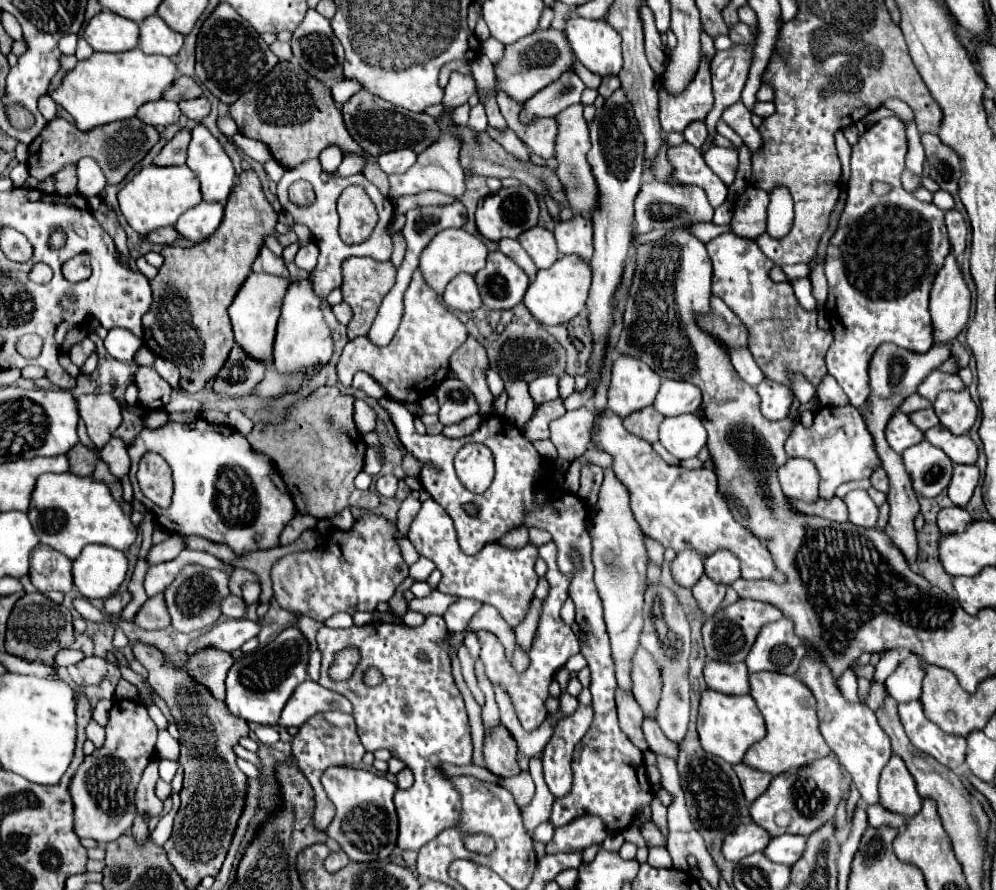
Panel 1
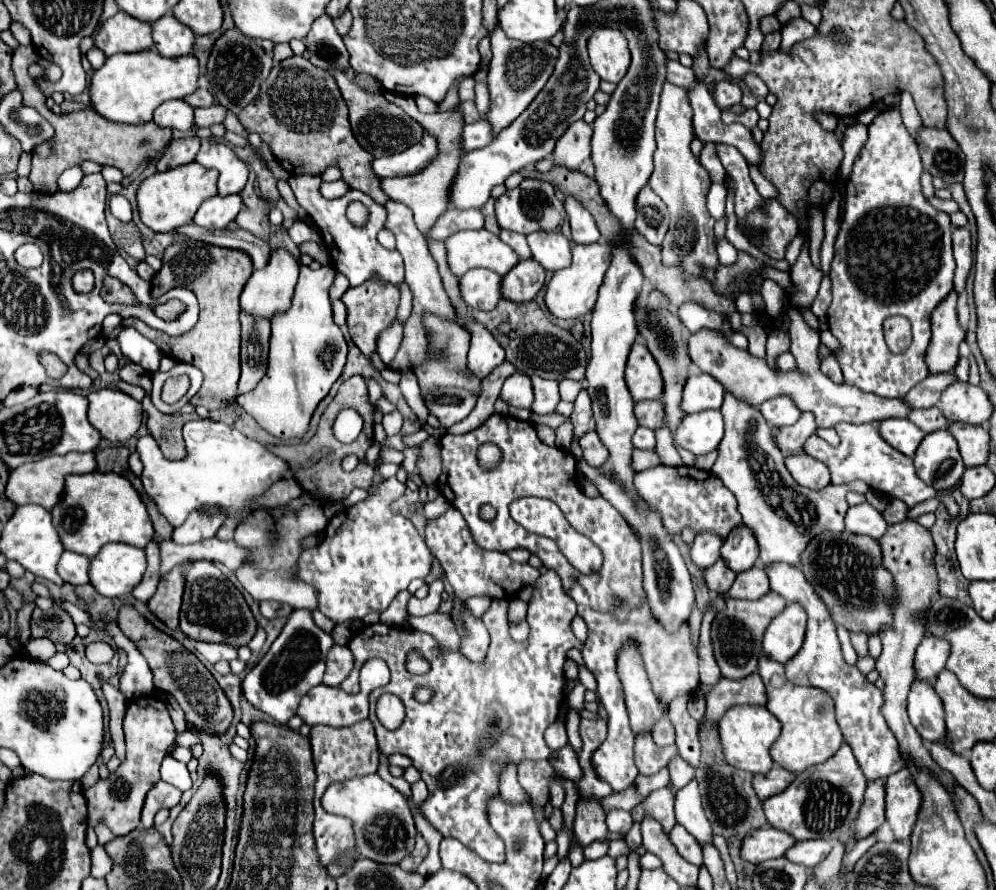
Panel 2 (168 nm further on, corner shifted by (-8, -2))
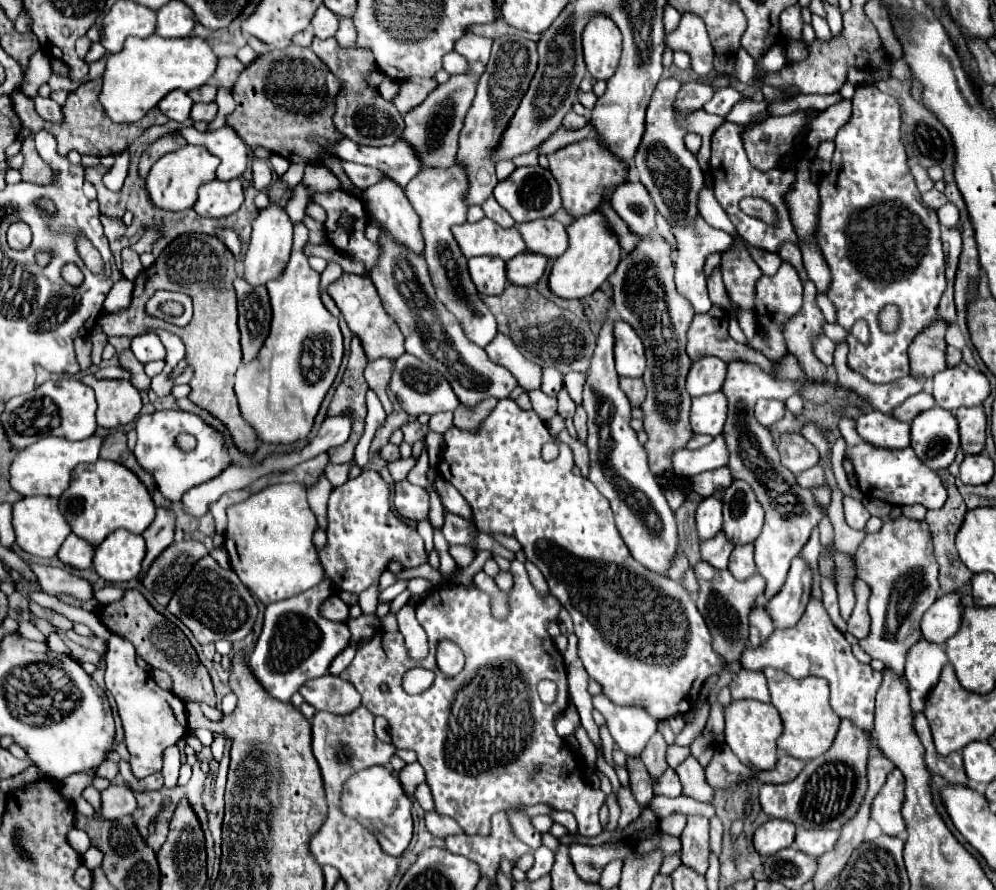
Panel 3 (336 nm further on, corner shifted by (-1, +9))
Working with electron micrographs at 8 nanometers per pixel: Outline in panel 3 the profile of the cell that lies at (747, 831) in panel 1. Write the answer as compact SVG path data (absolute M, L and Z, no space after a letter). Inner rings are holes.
M769 819L753 835L753 847L759 855L773 855L779 849L791 847L795 837L795 825L783 819Z

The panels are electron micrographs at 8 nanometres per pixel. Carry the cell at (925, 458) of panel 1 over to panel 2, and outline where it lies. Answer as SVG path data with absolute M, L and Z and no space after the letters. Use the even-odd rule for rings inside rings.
M946 428L924 436L916 450L914 464L918 476L936 490L948 490L962 478L964 472L958 442Z

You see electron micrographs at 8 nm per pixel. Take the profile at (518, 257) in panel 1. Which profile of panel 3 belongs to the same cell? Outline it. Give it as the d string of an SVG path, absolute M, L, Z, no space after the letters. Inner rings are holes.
M489 197L489 199L483 203L483 211L485 211L485 215L487 215L489 219L493 219L495 223L499 223L499 225L505 227L505 229L511 229L511 227L517 225L517 223L511 219L511 215L495 201L495 197Z

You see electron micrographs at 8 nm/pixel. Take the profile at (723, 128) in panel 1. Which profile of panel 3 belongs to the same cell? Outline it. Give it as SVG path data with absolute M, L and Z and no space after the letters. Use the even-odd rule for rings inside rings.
M725 87L725 89L717 89L715 97L709 103L705 103L703 109L707 113L725 117L733 109L733 105L743 101L743 99L745 97L743 97L741 91L737 91L733 87Z

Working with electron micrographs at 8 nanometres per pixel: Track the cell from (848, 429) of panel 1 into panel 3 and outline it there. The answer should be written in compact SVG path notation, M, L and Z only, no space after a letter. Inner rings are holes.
M841 417L837 423L837 429L841 437L845 439L845 459L851 461L855 475L857 475L857 485L861 493L867 499L881 499L891 505L909 505L909 503L921 503L927 509L939 509L945 499L947 491L943 489L943 483L937 473L933 473L929 467L925 467L915 451L911 447L905 449L877 449L875 445L869 445L857 437L857 429L853 429L855 419L851 417Z

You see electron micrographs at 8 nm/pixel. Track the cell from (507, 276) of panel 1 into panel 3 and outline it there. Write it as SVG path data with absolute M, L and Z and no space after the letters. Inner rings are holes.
M525 251L507 261L507 281L513 285L535 285L545 273L547 257Z

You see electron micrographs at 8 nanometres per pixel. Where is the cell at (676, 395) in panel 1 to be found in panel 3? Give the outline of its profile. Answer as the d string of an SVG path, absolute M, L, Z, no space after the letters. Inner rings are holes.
M701 357L691 365L685 387L691 393L691 397L715 393L721 389L725 373L727 373L727 365L721 359Z

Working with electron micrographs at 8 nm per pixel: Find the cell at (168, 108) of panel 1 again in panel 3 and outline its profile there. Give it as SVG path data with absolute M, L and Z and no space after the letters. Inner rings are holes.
M177 89L177 91L167 93L167 95L159 101L157 107L159 107L161 113L165 113L169 119L183 123L185 119L189 119L191 105L193 105L193 101L189 99L189 95L187 95L185 91L179 91L179 89Z

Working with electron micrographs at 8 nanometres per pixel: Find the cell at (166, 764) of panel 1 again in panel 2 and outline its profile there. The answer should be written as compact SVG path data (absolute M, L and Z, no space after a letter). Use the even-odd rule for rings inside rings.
M166 756L164 762L162 762L162 780L168 782L168 784L172 784L172 786L176 786L182 792L186 792L186 790L192 788L192 780L190 780L186 764L178 762L172 756Z

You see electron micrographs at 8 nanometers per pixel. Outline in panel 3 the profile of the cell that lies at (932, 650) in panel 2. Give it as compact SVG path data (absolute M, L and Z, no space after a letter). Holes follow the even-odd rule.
M949 593L935 601L933 607L921 619L921 633L923 639L929 643L945 643L951 635L957 633L961 625L961 611L959 611L959 595Z

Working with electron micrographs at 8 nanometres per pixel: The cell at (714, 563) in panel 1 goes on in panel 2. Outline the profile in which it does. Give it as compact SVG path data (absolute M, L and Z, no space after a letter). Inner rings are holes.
M738 524L722 546L722 560L734 572L744 572L758 562L758 542L746 524Z

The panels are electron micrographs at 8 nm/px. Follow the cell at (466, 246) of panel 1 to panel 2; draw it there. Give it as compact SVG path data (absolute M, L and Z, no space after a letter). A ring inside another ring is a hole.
M484 228L456 232L446 240L446 250L448 266L458 278L472 268L492 268L504 276L520 262L518 254L508 244Z

